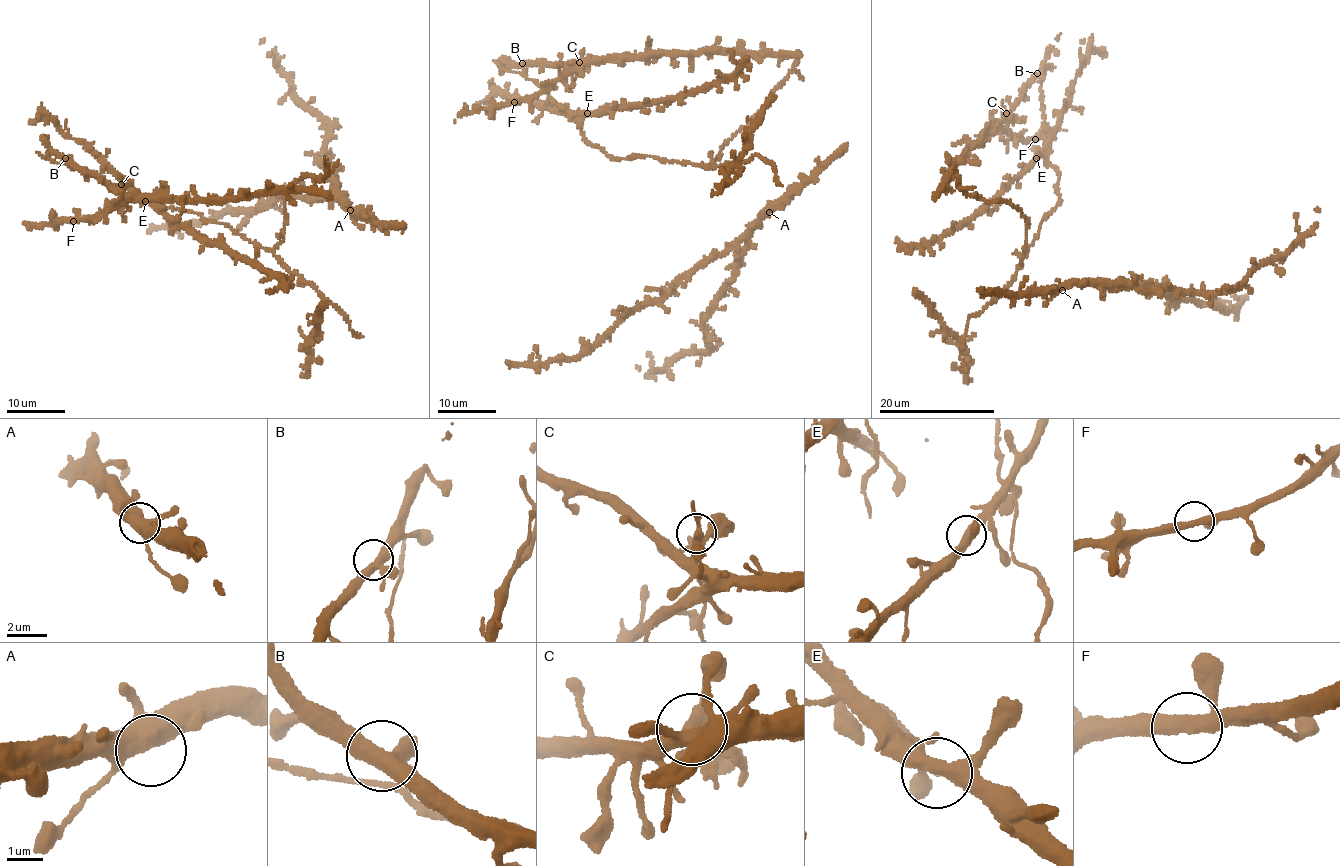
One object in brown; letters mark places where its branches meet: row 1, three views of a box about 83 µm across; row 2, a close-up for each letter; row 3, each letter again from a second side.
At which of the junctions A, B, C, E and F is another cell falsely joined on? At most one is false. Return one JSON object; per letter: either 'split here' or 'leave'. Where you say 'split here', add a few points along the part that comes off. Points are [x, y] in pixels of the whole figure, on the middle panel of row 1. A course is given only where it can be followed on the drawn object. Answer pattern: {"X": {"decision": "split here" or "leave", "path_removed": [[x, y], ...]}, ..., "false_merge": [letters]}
{"A": {"decision": "leave"}, "B": {"decision": "leave"}, "C": {"decision": "split here", "path_removed": [[580, 62], [572, 88]]}, "E": {"decision": "leave"}, "F": {"decision": "leave"}, "false_merge": ["C"]}

